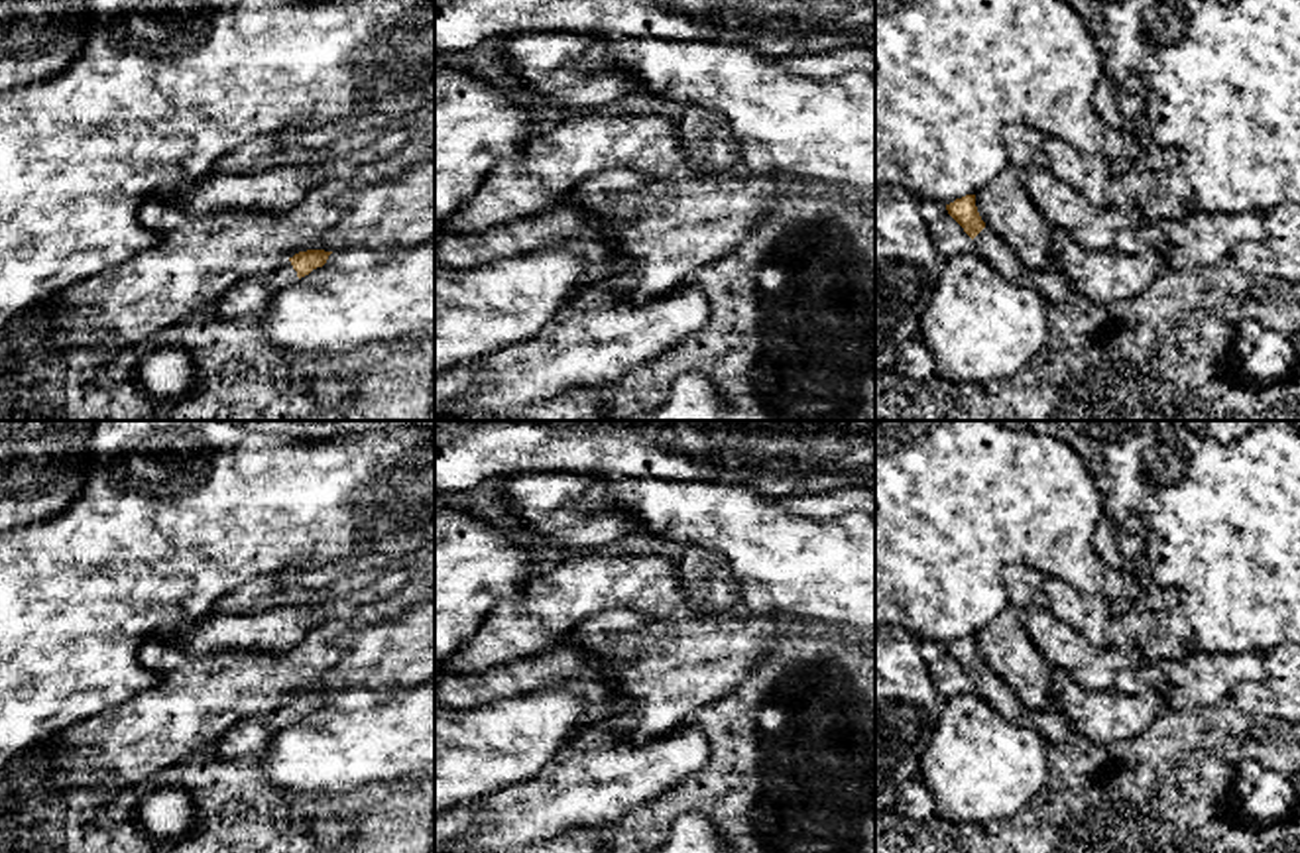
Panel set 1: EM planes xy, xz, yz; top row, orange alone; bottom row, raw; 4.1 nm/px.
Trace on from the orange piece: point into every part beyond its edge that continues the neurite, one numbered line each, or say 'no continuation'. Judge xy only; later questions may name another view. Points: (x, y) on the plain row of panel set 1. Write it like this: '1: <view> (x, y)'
1: xy (248, 738)

